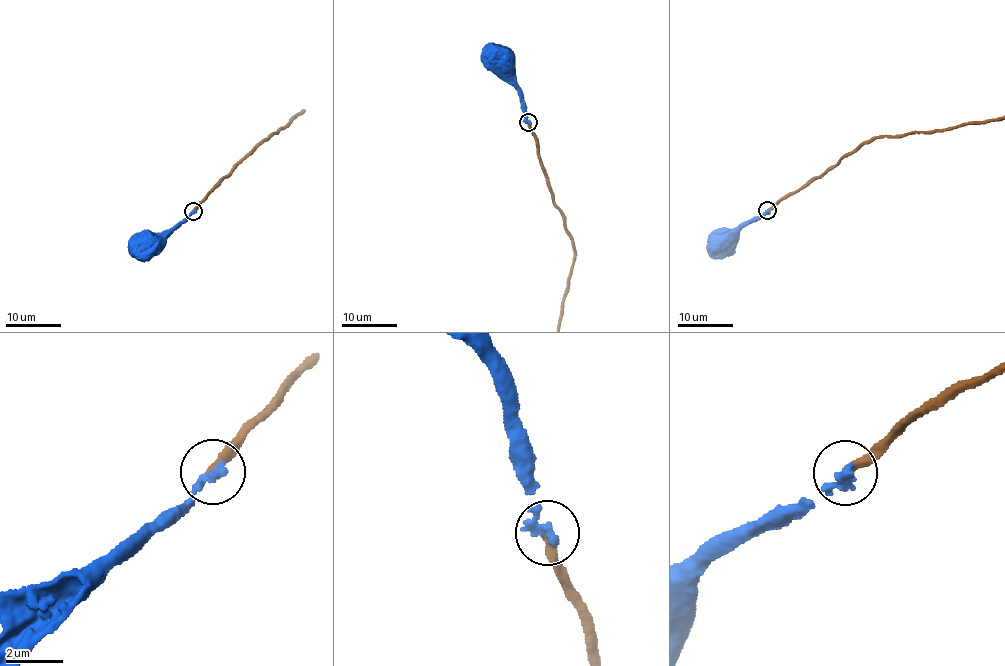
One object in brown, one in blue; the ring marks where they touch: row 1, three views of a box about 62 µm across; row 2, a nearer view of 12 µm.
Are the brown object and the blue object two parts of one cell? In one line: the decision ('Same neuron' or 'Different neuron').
Different neuron

